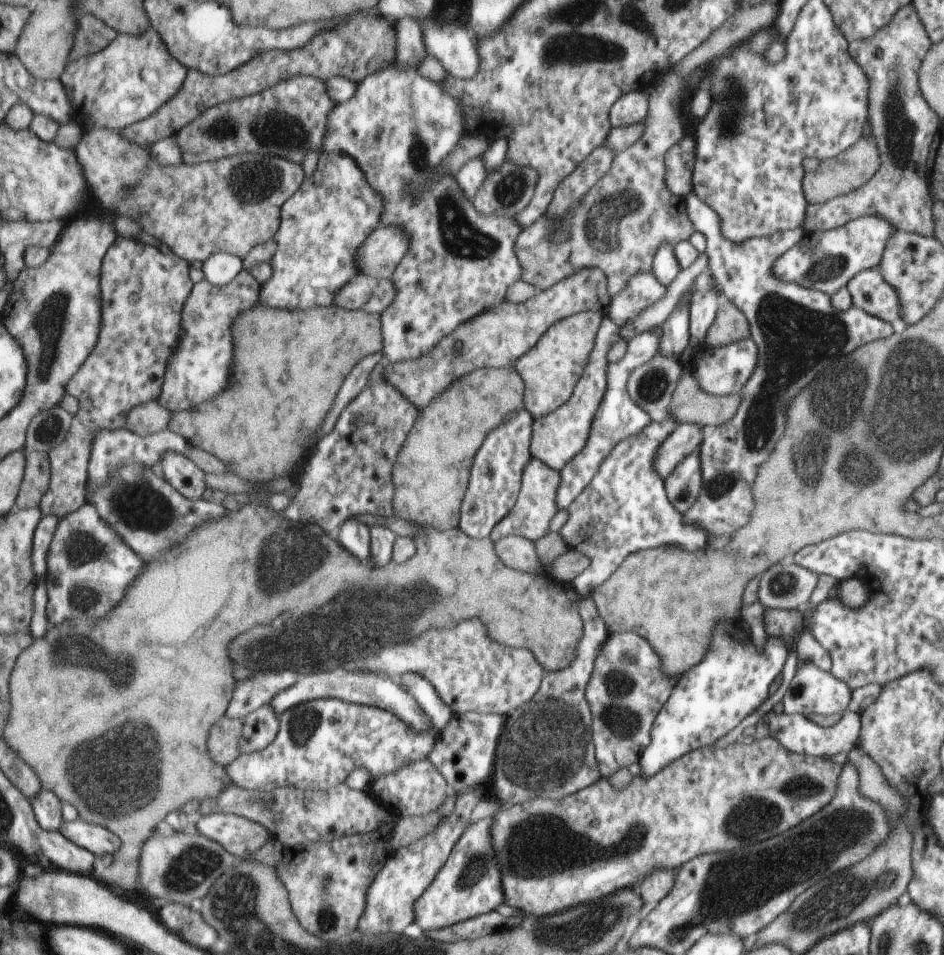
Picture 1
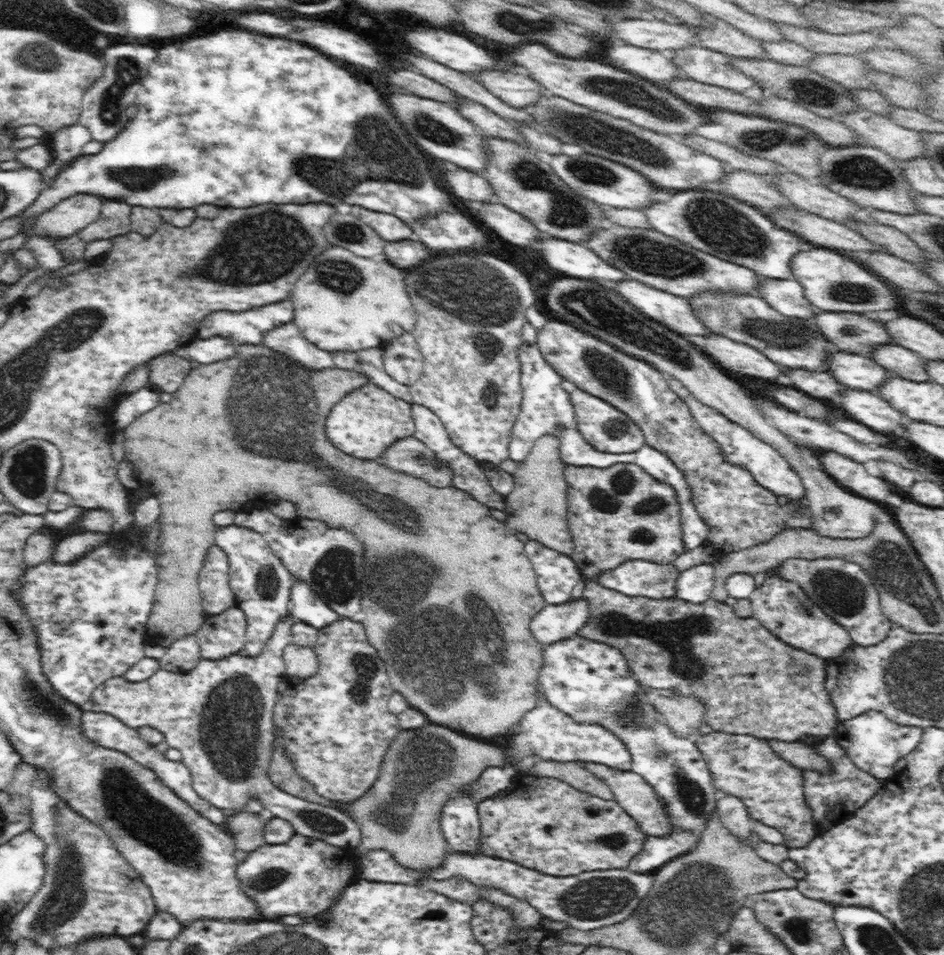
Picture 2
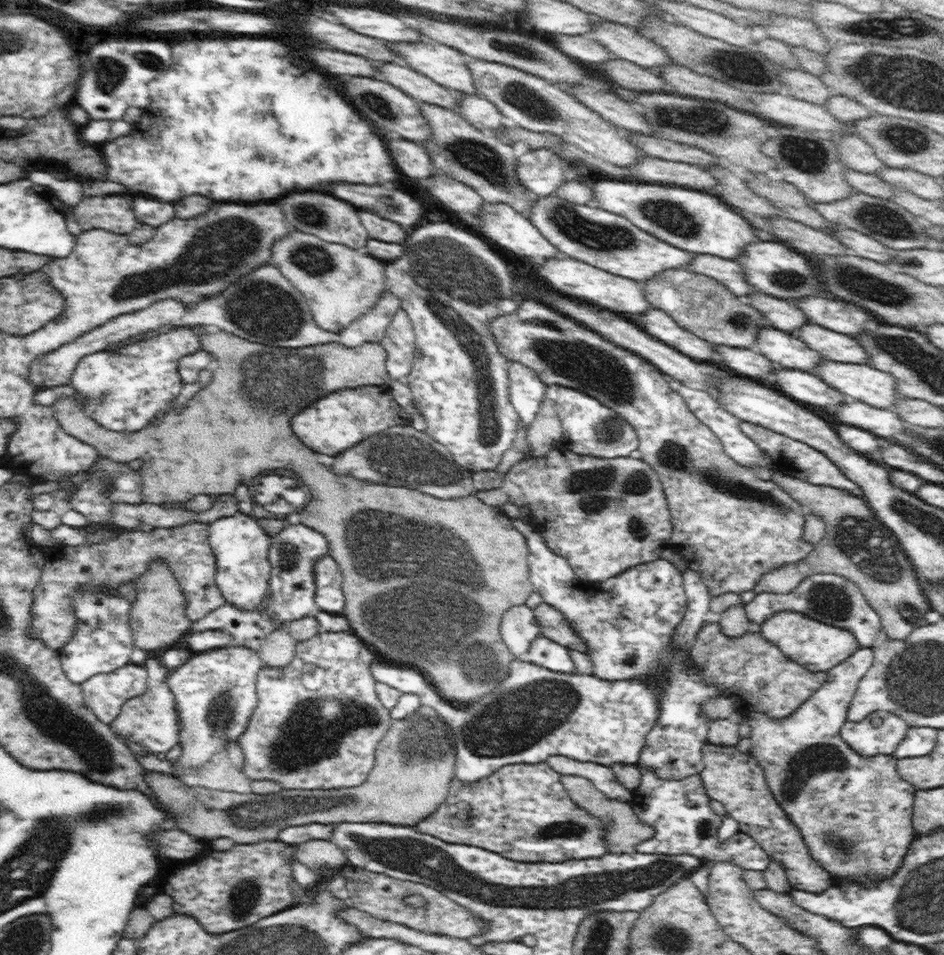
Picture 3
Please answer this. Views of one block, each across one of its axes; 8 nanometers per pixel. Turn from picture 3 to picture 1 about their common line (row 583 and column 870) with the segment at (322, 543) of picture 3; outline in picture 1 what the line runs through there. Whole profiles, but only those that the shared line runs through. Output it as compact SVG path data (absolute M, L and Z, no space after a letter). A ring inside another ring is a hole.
M876 268L857 273L845 286L849 292L852 305L860 307L867 314L883 320L899 320L899 300L897 292L881 278Z

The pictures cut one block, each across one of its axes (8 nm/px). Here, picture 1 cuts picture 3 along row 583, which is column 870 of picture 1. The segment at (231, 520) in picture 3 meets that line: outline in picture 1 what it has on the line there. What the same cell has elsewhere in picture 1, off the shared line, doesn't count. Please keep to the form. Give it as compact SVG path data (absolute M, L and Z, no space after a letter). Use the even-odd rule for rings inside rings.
M868 216L849 221L840 229L812 232L808 236L804 234L796 245L775 262L775 269L772 271L781 282L797 283L809 290L821 291L831 296L845 287L857 273L879 265L887 242L894 232L896 230L892 223L876 216Z

